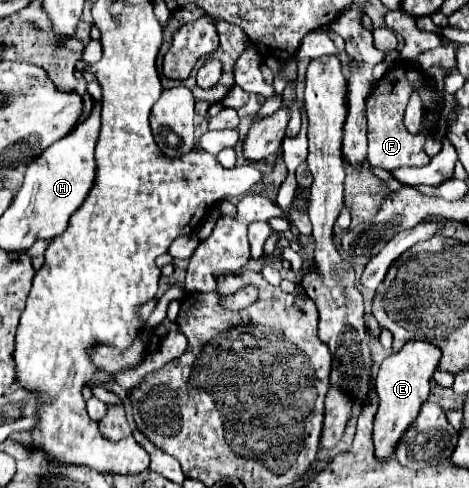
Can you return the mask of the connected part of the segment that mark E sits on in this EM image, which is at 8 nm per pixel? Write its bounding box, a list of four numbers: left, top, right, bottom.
[373,341,439,461]

